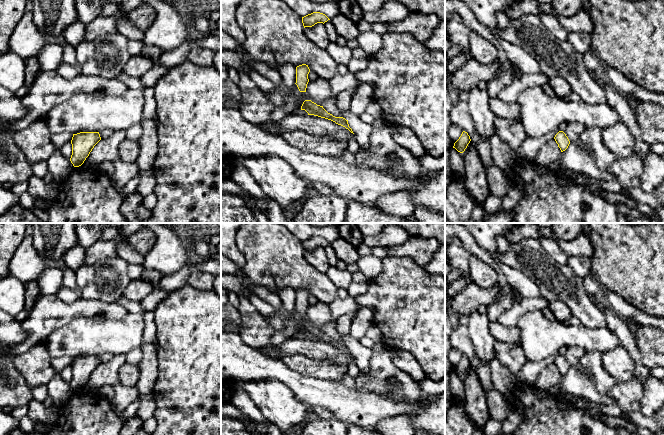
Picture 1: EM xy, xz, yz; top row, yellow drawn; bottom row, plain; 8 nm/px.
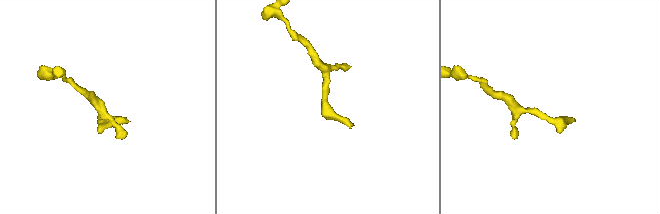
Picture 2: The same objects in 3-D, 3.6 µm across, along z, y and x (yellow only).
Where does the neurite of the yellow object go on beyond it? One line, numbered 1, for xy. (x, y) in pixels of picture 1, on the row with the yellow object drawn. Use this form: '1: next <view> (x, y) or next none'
1: next none

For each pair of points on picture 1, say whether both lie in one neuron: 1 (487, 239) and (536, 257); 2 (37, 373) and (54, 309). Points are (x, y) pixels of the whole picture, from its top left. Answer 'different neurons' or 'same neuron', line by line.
1: different neurons
2: different neurons

